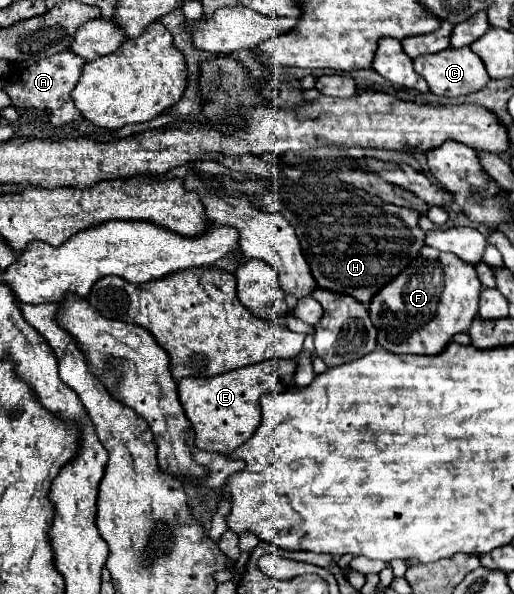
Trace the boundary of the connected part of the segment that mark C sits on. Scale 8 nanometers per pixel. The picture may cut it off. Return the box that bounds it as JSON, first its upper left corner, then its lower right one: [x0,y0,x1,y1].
[413,47,489,97]

